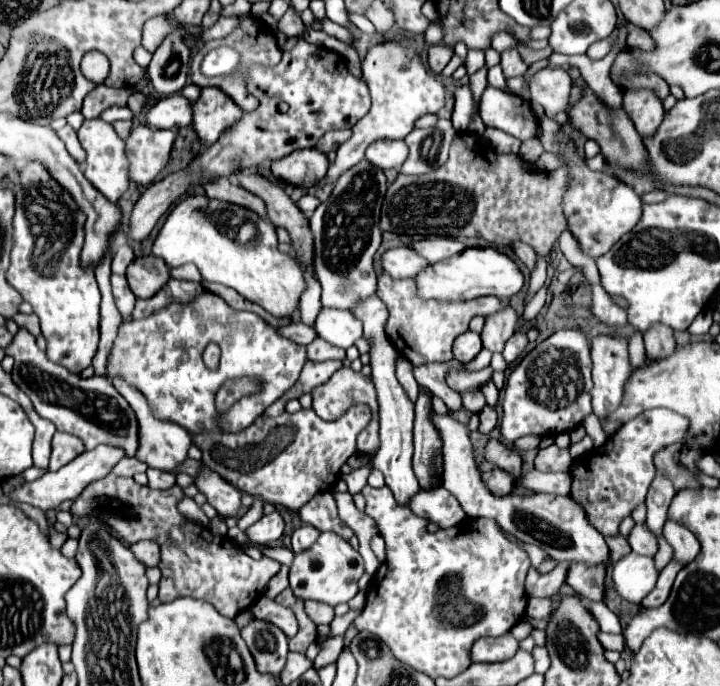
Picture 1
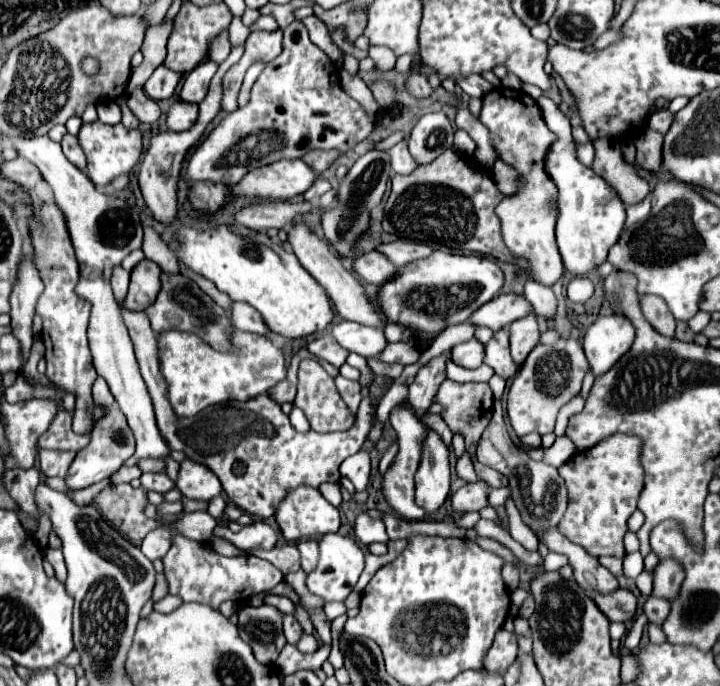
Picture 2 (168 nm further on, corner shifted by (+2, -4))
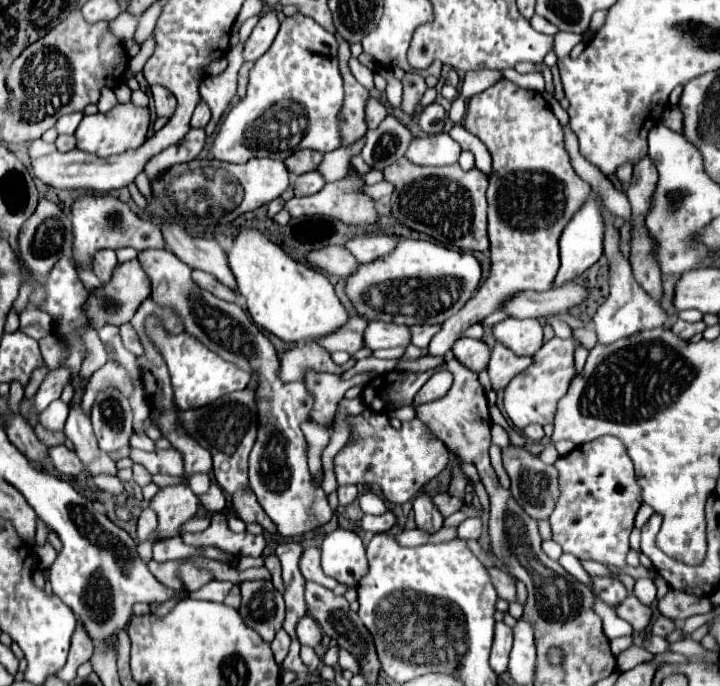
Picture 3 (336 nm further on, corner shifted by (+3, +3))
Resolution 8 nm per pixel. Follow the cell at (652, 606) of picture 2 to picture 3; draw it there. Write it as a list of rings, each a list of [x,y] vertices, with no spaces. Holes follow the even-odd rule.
[[[657,616],[655,620],[653,620],[653,624],[651,624],[651,632],[653,634],[657,634],[657,636],[667,636],[667,632],[671,632],[675,628],[675,624],[673,624],[673,620],[669,620],[669,618],[665,618],[665,616]]]

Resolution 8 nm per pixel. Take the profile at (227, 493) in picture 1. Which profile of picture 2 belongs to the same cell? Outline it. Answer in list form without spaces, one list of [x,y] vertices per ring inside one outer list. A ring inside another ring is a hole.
[[[188,457],[180,463],[176,487],[182,491],[182,495],[186,495],[190,499],[204,499],[204,501],[222,493],[222,487],[220,487],[220,481],[216,479],[216,475],[212,475],[212,471],[208,471],[208,467],[200,465]]]

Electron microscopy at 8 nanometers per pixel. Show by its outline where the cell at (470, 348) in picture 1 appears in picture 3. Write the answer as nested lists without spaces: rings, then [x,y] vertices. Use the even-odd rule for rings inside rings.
[[[459,338],[459,340],[455,342],[453,354],[455,354],[455,358],[457,358],[463,366],[467,366],[467,368],[479,372],[479,370],[483,370],[483,368],[487,366],[491,348],[489,348],[483,340]]]

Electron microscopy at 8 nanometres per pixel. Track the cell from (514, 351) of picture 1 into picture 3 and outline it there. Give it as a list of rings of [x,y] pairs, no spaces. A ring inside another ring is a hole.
[[[505,318],[493,326],[493,336],[517,356],[533,356],[543,344],[543,328],[535,318]]]

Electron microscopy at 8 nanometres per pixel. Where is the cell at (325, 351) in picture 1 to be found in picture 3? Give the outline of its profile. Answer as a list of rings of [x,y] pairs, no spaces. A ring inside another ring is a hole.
[[[357,316],[349,318],[335,332],[317,338],[317,344],[323,346],[327,352],[345,350],[345,352],[353,354],[359,348],[363,348],[363,328],[365,328],[365,324],[367,324],[367,320],[363,320],[363,318],[357,318]]]

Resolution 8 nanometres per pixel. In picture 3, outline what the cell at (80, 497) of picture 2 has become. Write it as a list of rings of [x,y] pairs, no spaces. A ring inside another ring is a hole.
[[[100,474],[93,477],[93,481],[96,487],[112,494],[119,494],[125,490],[123,483],[118,477]]]

